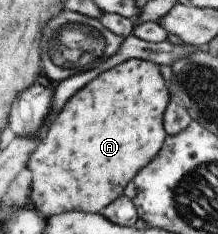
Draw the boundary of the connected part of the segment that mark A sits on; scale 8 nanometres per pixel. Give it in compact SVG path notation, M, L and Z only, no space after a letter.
M128 59L88 81L64 103L28 159L31 207L40 211L44 218L67 211L99 214L108 203L123 196L126 184L162 147L166 137L162 115L170 97L158 65L142 59Z

